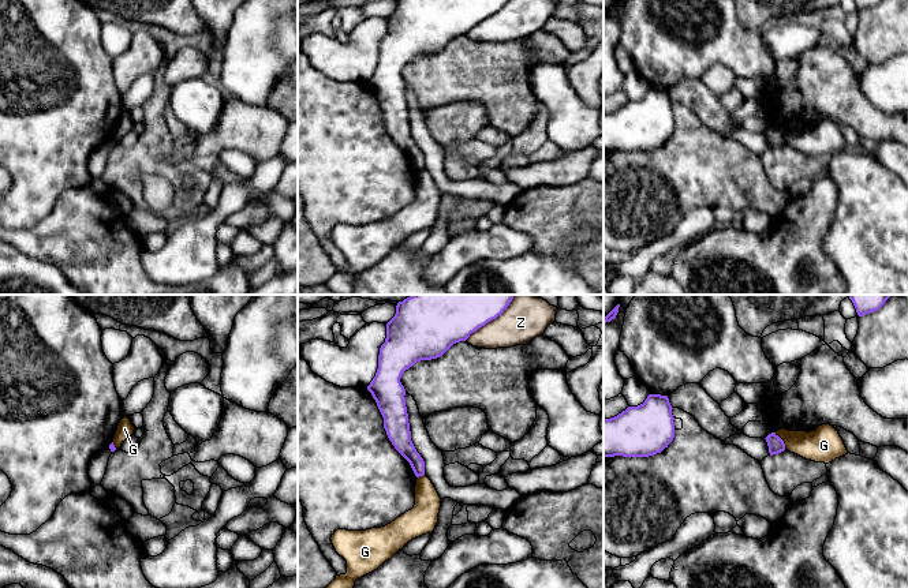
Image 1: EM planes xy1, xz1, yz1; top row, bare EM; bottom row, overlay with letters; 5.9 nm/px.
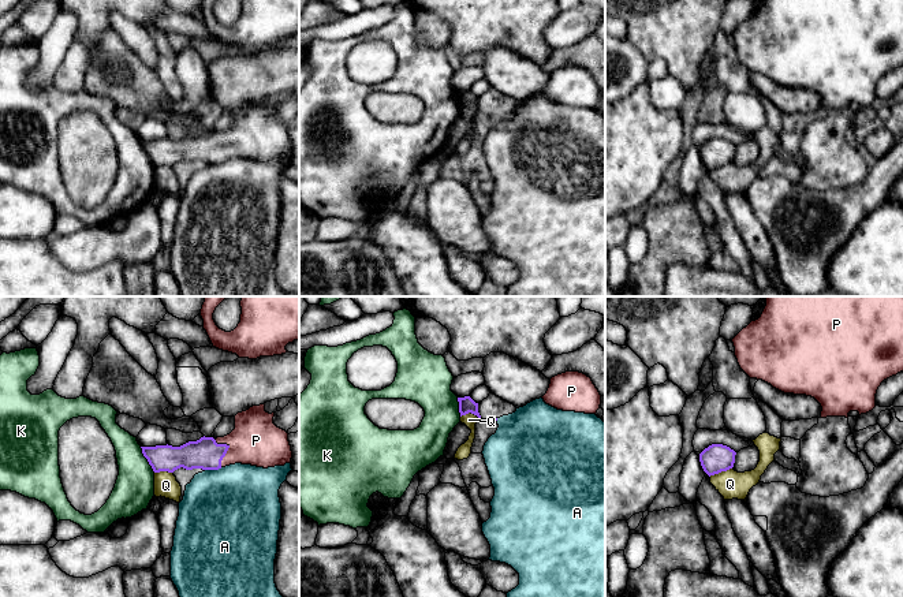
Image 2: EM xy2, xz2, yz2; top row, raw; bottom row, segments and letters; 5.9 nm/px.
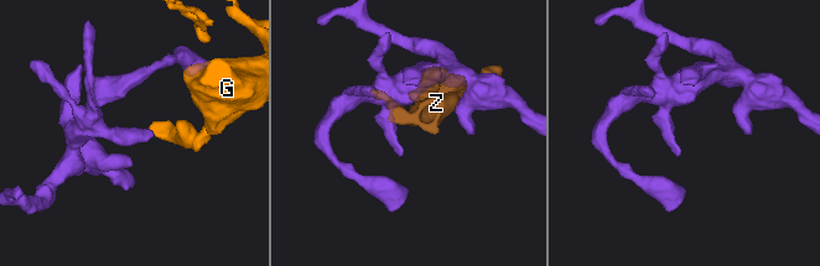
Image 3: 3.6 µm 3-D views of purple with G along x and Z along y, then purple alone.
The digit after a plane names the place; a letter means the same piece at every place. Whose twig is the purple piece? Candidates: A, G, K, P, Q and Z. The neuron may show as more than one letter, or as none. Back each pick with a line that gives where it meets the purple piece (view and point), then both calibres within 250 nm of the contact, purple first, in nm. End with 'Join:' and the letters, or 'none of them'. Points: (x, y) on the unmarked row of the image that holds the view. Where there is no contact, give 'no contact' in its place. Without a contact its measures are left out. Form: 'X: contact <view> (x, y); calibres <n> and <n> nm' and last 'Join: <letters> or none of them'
P: contact xy2 (227, 144); calibres 180 and 300 nm
Join: P

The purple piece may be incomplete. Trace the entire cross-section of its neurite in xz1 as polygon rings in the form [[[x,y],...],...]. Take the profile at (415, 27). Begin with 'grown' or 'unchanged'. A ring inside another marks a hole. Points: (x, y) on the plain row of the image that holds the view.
unchanged; [[[396,0],[395,11],[386,18],[386,33],[380,42],[378,63],[367,80],[384,112],[384,123],[395,143],[410,157],[416,172],[425,169],[425,156],[416,146],[412,135],[406,101],[406,83],[400,72],[416,56],[431,55],[442,50],[453,38],[466,35],[471,27],[501,10],[508,0]]]

